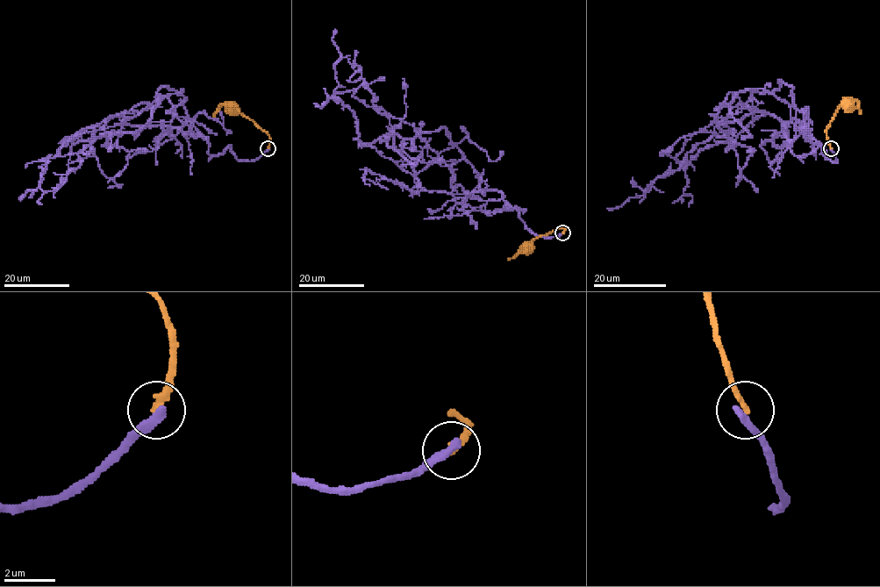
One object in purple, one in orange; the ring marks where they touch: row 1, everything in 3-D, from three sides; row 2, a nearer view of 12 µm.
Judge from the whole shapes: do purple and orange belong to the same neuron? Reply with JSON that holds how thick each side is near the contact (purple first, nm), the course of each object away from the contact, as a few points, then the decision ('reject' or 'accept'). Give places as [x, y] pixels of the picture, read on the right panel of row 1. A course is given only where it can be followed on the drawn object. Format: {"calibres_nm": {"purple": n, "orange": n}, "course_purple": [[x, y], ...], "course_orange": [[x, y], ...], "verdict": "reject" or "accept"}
{"calibres_nm": {"purple": 360, "orange": 240}, "course_purple": [[832, 148], [795, 156], [806, 114], [750, 88], [714, 118], [727, 136], [632, 176]], "course_orange": [[832, 148], [826, 131], [835, 111], [846, 101], [850, 103]], "verdict": "reject"}

